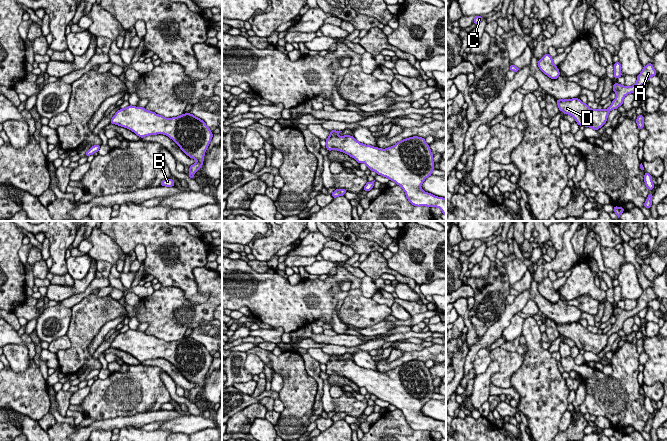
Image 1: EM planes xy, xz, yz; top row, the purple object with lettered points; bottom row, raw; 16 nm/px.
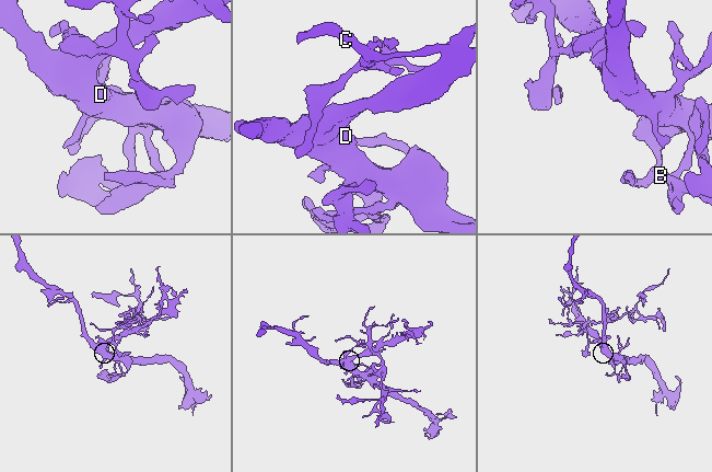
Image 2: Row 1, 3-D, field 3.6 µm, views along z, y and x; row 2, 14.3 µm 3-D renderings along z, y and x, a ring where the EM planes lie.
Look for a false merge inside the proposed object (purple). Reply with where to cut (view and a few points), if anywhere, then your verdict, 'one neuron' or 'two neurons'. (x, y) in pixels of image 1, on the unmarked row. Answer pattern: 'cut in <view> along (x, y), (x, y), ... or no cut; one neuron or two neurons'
no cut; one neuron

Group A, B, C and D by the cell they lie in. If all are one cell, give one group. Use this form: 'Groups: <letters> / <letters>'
Groups: A B C D

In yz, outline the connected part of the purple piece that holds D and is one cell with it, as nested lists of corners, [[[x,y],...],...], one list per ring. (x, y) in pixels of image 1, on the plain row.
[[[648,287],[637,300],[637,305],[634,309],[627,311],[614,307],[613,315],[616,317],[616,322],[612,324],[612,328],[606,334],[591,333],[586,327],[583,327],[578,322],[565,324],[558,323],[556,324],[557,329],[559,334],[564,338],[571,339],[579,350],[583,349],[597,355],[606,347],[609,336],[613,333],[617,333],[620,329],[623,329],[623,323],[626,319],[637,315],[655,299],[657,299],[657,296],[654,293],[653,288]]]

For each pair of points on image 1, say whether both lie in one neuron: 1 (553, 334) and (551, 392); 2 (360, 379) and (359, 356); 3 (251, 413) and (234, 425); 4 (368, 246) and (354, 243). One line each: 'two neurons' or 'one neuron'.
1: two neurons
2: two neurons
3: one neuron
4: one neuron

